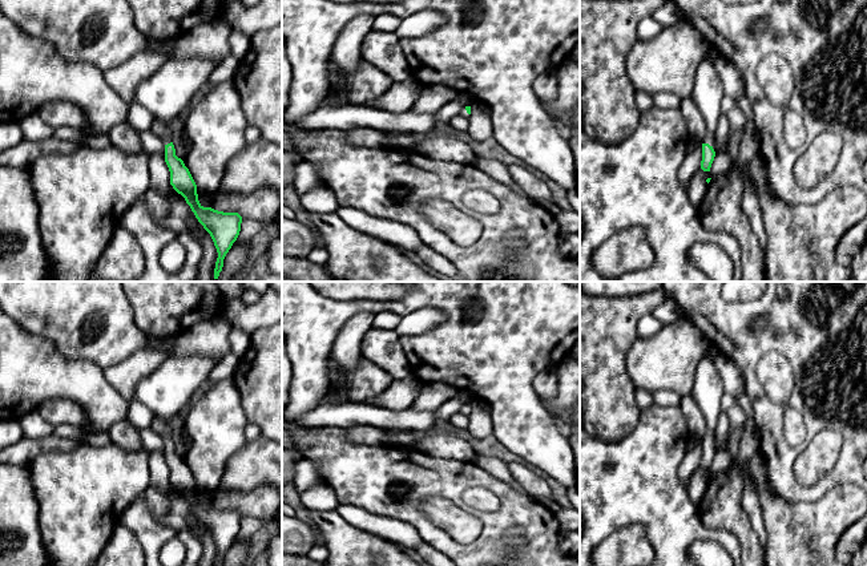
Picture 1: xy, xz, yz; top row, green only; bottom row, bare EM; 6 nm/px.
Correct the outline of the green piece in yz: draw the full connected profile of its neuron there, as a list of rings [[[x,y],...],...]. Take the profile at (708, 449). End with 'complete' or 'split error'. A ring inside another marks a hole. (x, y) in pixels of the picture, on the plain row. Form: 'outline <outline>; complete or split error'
outline [[[703,355],[695,367],[690,391],[690,395],[694,397],[706,420],[706,432],[702,437],[701,458],[701,466],[703,469],[710,469],[715,454],[713,442],[715,437],[718,417],[722,412],[721,400],[723,393],[723,383],[714,361]]]; split error

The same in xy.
outline [[[165,432],[161,437],[165,442],[165,460],[170,469],[170,482],[185,496],[198,519],[210,531],[218,550],[215,566],[222,566],[226,551],[239,533],[242,514],[238,510],[223,510],[203,505],[198,498],[197,482],[189,466],[176,453],[173,433]]]; split error

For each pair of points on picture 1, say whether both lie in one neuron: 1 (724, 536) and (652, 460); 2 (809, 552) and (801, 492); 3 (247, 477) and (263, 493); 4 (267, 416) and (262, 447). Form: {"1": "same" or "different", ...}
{"1": "same", "2": "different", "3": "different", "4": "different"}

